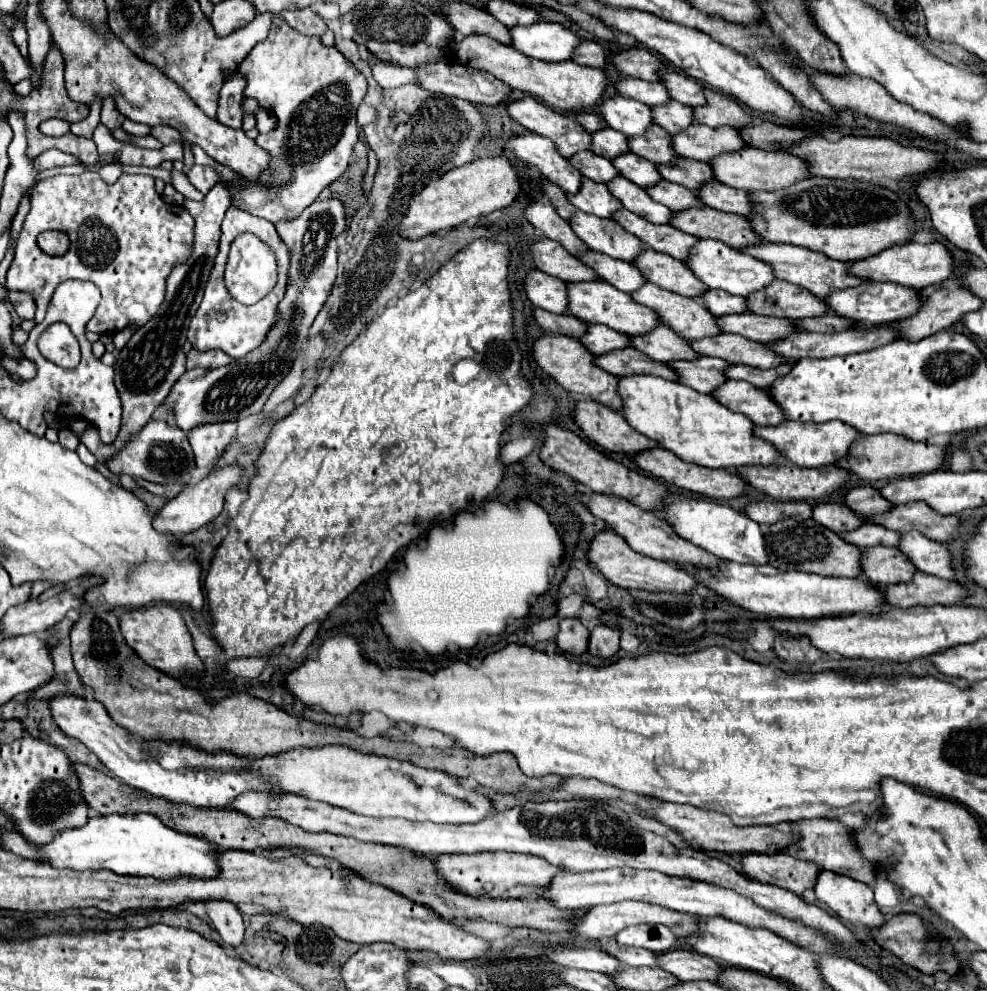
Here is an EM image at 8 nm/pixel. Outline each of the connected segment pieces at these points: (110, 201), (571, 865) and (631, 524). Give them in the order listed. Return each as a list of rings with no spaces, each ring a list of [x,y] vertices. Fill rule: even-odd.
[[[95,173],[57,175],[35,185],[31,195],[31,211],[23,223],[13,263],[7,271],[7,291],[27,291],[37,303],[35,323],[41,323],[53,289],[67,279],[93,281],[101,289],[101,303],[89,321],[93,333],[115,333],[127,325],[145,325],[159,309],[165,297],[165,281],[175,265],[181,265],[191,255],[195,221],[181,205],[169,205],[155,191],[155,179],[147,175],[121,175],[113,185],[105,183]],[[43,231],[65,231],[71,239],[71,249],[61,257],[43,253],[37,245],[37,235]]]
[[[247,791],[235,797],[229,805],[247,817],[279,817],[291,825],[299,825],[301,829],[315,833],[335,833],[353,837],[359,841],[371,841],[393,847],[407,847],[415,853],[481,853],[481,851],[515,851],[515,853],[531,853],[547,859],[551,865],[557,865],[565,871],[595,871],[595,869],[613,869],[613,867],[631,867],[631,869],[653,869],[667,875],[691,877],[695,881],[713,883],[725,889],[733,889],[757,905],[763,905],[769,911],[775,911],[787,919],[801,921],[809,927],[815,927],[847,947],[855,949],[863,945],[853,939],[851,931],[837,919],[831,917],[825,909],[817,905],[805,903],[793,891],[763,885],[755,879],[747,879],[737,873],[731,865],[705,859],[703,851],[695,851],[691,847],[675,847],[667,839],[639,829],[625,811],[615,809],[607,801],[591,801],[591,799],[571,799],[571,801],[525,801],[523,805],[515,805],[503,813],[487,817],[487,821],[479,821],[475,825],[437,825],[437,823],[415,823],[407,819],[375,819],[365,815],[355,815],[347,809],[333,807],[321,801],[311,801],[299,795],[277,795],[267,791]]]
[[[577,491],[577,501],[583,503],[595,517],[599,517],[601,521],[605,521],[615,533],[619,533],[631,549],[635,549],[637,553],[643,553],[647,557],[653,559],[663,559],[663,561],[671,561],[671,563],[683,563],[683,565],[711,565],[713,569],[721,563],[721,559],[717,559],[711,553],[705,553],[703,549],[697,549],[695,545],[683,541],[681,537],[677,537],[673,533],[673,529],[659,519],[653,511],[643,511],[637,505],[619,499],[619,497],[611,497],[605,493],[595,493],[595,491]]]

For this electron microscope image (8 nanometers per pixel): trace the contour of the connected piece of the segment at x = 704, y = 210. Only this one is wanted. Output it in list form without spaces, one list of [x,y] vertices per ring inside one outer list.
[[[699,205],[699,209],[683,209],[675,213],[671,225],[683,233],[699,239],[717,239],[733,249],[743,249],[747,245],[761,243],[759,235],[751,229],[749,221],[741,215],[721,213],[711,207]]]

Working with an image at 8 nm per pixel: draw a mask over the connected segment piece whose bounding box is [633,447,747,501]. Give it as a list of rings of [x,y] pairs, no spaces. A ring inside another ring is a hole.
[[[653,447],[653,449],[645,449],[641,453],[637,453],[633,457],[635,465],[641,469],[641,471],[647,471],[651,477],[659,479],[659,481],[665,481],[665,483],[671,483],[679,489],[687,489],[687,491],[693,491],[693,493],[701,493],[705,497],[711,497],[711,499],[733,499],[733,497],[739,497],[745,493],[745,487],[747,483],[735,475],[735,473],[729,473],[725,469],[707,469],[707,467],[699,467],[699,465],[693,465],[693,463],[685,463],[681,461],[675,453],[667,451],[667,449],[661,449],[661,447]]]

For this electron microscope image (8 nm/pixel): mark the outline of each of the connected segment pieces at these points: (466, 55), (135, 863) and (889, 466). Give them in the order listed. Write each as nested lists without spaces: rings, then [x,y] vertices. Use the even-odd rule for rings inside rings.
[[[471,35],[471,37],[455,39],[455,45],[451,45],[451,53],[453,53],[453,61],[457,61],[459,65],[491,73],[493,77],[501,79],[511,89],[533,95],[541,99],[543,103],[547,103],[549,107],[561,109],[561,111],[593,109],[595,105],[599,105],[599,99],[607,85],[607,77],[603,75],[601,69],[583,67],[573,61],[547,63],[547,61],[531,59],[531,57],[525,57],[523,53],[517,53],[513,47],[503,45],[485,35]]]
[[[129,813],[129,815],[95,815],[83,827],[63,829],[49,843],[31,843],[39,855],[37,861],[51,865],[53,869],[73,869],[73,871],[97,871],[107,869],[117,875],[141,875],[141,877],[215,877],[219,873],[215,861],[219,853],[213,845],[201,837],[179,833],[155,815],[149,813]]]
[[[891,433],[883,435],[861,435],[853,441],[849,455],[843,461],[837,461],[835,465],[857,475],[859,479],[877,481],[877,479],[895,479],[895,477],[911,477],[927,471],[935,471],[943,465],[945,459],[945,447],[941,445],[929,445],[923,441],[909,441]]]

